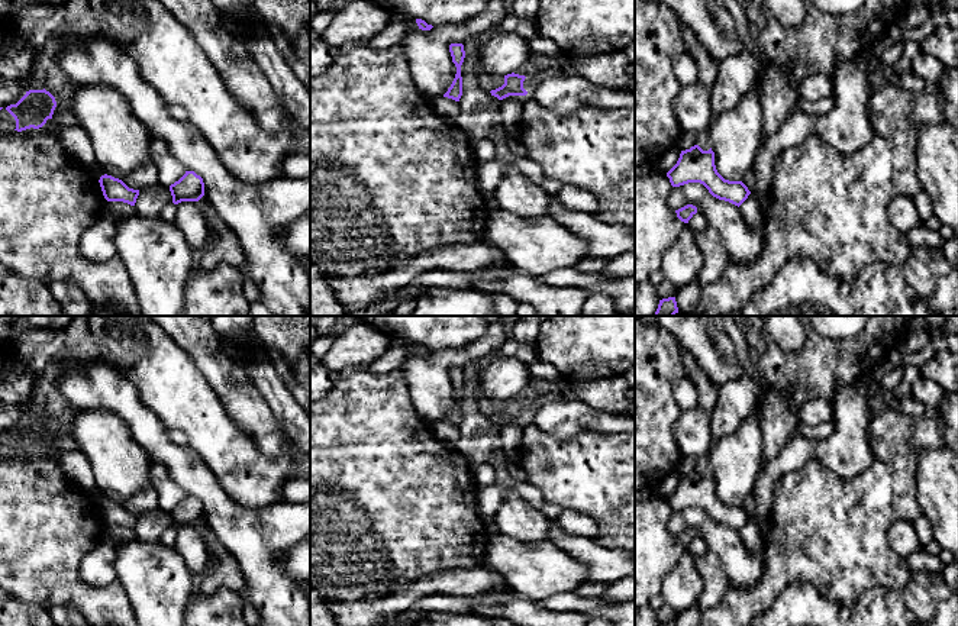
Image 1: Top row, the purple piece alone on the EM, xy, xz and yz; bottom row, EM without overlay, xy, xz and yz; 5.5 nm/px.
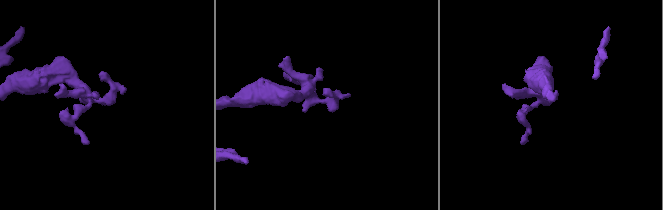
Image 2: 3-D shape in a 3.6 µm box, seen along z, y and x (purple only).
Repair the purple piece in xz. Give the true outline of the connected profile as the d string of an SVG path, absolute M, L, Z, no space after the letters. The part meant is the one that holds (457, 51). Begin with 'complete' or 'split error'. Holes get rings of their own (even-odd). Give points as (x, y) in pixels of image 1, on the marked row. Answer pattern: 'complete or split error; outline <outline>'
complete; outline M451 43L449 45L449 52L451 52L451 57L452 57L452 62L457 67L457 74L455 74L455 78L454 78L451 87L443 94L443 97L452 99L455 101L459 101L459 99L462 96L461 65L462 65L464 58L465 58L464 45L462 43Z

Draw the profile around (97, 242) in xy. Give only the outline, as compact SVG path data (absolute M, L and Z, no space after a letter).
M107 201L100 217L81 235L80 252L93 262L106 262L117 256L114 246L116 223L119 216L135 214L135 206L123 201Z

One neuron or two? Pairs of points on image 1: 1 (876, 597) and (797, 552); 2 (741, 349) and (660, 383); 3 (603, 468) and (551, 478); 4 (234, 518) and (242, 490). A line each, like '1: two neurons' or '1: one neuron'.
1: two neurons
2: two neurons
3: one neuron
4: two neurons

